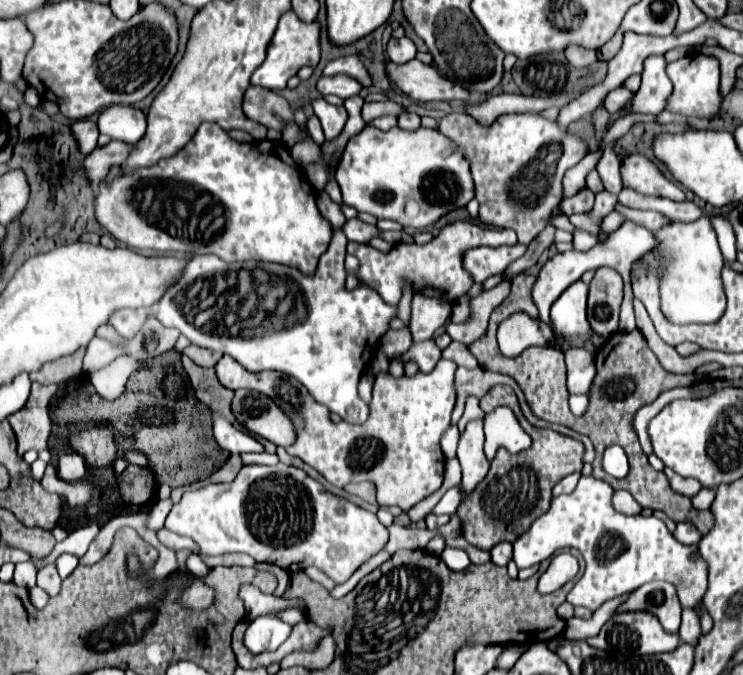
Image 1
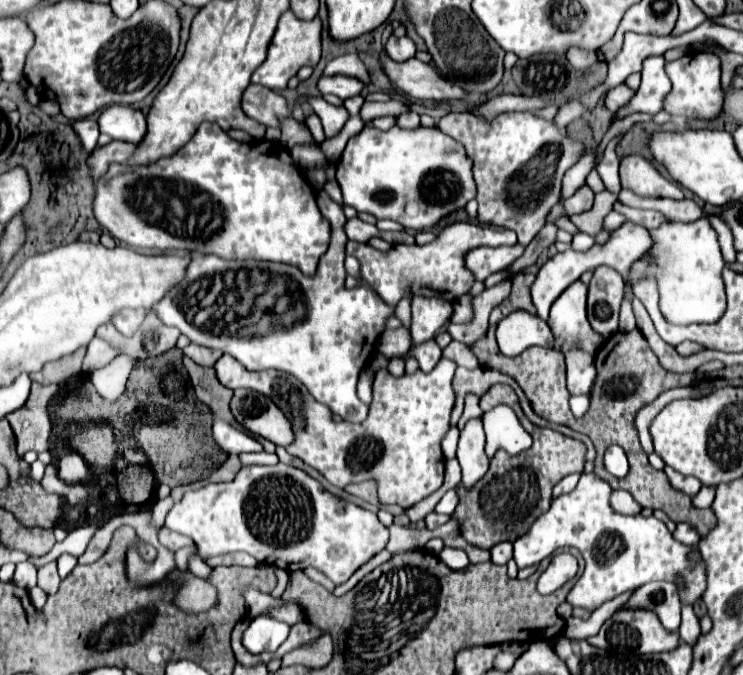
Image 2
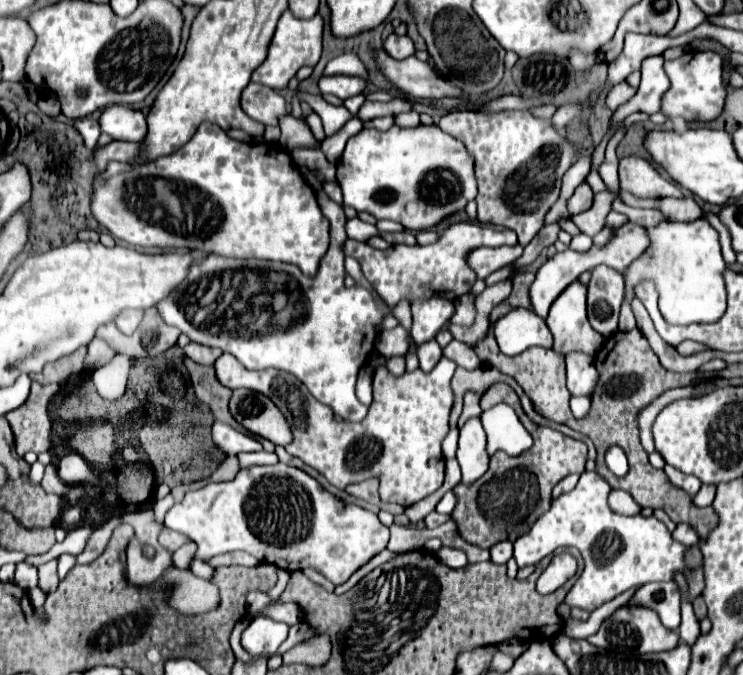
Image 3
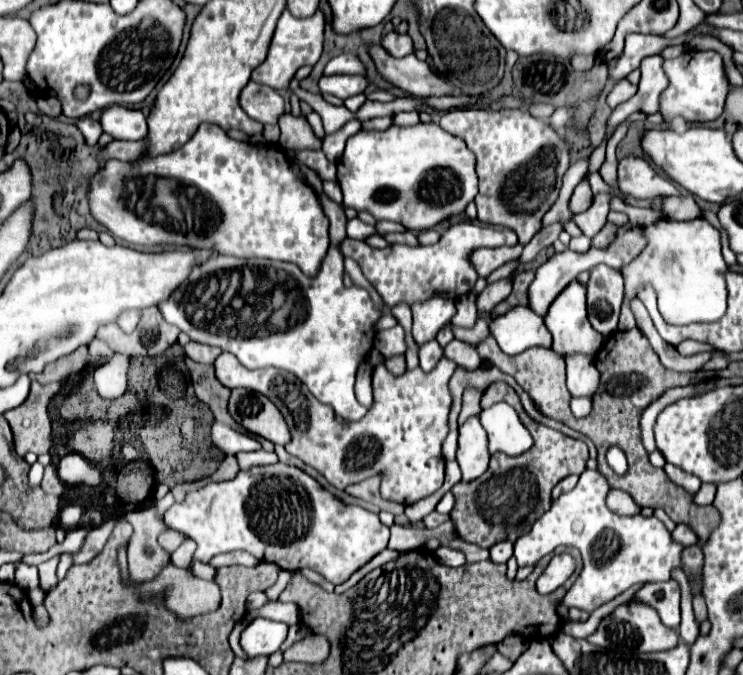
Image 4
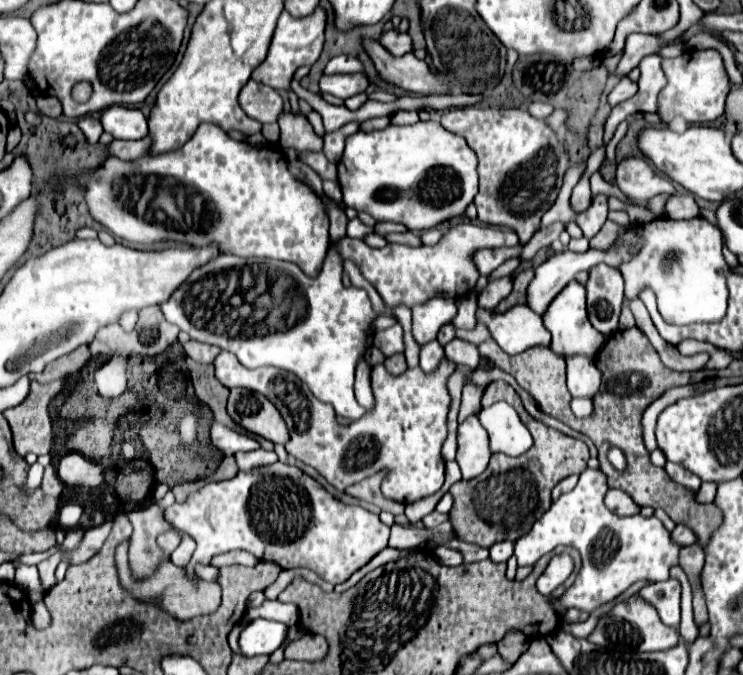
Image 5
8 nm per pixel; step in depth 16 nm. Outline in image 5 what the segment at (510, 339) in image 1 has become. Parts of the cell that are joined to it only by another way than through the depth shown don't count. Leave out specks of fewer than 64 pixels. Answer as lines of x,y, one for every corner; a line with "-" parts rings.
526,304
512,306
502,314
478,308
476,320
486,325
498,346
508,354
524,352
530,346
549,347
551,342
551,334
543,325
542,317
532,312

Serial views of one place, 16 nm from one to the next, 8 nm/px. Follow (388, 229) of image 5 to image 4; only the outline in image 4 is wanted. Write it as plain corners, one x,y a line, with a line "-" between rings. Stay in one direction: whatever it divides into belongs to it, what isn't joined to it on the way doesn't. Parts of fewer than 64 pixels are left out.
378,221
375,225
377,232
384,236
388,232
406,232
406,228
400,223
391,222
391,221

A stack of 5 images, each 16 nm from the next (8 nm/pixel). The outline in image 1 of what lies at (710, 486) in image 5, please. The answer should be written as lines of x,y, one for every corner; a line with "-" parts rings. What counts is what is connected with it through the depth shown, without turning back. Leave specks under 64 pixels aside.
702,488
694,498
692,498
692,504
694,508
710,508
714,500
714,488

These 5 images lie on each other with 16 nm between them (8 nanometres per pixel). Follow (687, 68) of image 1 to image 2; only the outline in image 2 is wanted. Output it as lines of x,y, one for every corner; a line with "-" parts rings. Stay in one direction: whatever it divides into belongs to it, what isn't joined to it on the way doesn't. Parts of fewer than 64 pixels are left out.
688,52
678,60
666,62
666,74
672,80
672,90
664,98
664,108
672,116
714,120
722,112
724,90
720,84
720,62
712,52

